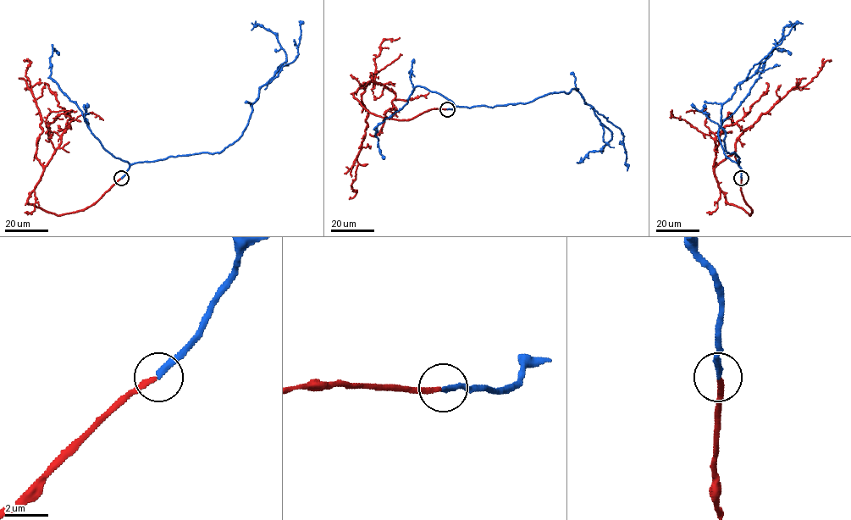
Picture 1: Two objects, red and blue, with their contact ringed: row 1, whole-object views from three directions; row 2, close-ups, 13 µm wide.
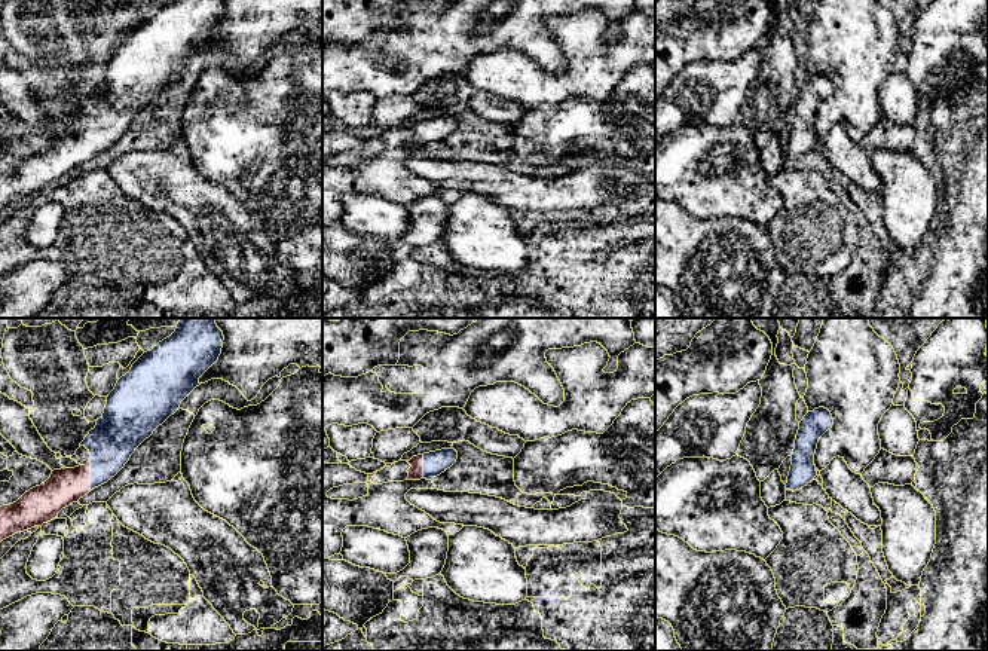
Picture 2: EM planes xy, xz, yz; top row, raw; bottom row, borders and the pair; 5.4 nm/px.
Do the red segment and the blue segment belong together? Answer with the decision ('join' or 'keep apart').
join

